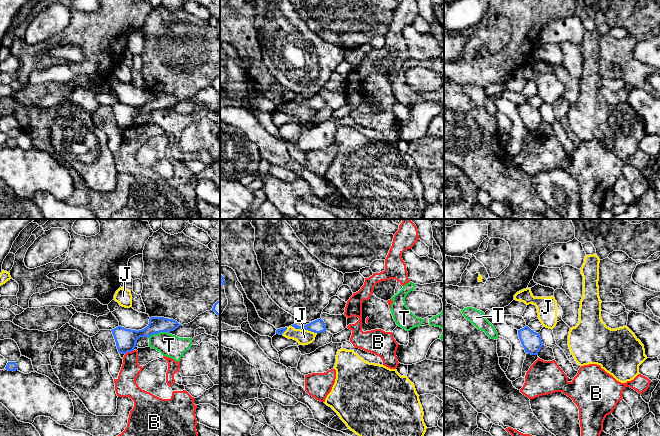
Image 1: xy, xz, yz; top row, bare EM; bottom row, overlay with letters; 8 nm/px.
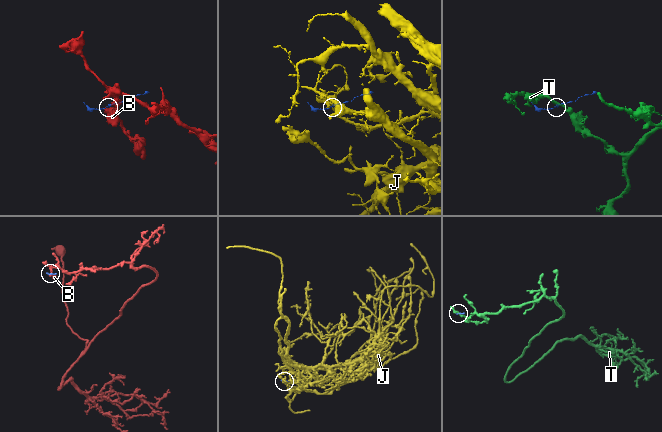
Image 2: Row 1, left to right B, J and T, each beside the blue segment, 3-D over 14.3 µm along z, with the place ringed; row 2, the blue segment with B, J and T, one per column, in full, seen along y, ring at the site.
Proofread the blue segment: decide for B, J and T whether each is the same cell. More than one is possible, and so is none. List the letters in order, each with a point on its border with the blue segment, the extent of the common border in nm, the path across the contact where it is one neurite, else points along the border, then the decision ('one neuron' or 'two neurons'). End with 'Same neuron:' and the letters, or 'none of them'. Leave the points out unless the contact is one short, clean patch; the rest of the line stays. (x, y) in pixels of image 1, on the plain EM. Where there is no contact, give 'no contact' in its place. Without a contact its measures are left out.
B: meets blue in xy at (129, 127); contact 80 nm long; border along xy (133, 125), (125, 130); two neurons
J: meets blue in xz at (304, 105); contact 220 nm long; two neurons
T: meets blue in xy at (157, 109); contact 170 nm long; two neurons
Same neuron: none of them

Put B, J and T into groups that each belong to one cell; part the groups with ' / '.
B / J / T

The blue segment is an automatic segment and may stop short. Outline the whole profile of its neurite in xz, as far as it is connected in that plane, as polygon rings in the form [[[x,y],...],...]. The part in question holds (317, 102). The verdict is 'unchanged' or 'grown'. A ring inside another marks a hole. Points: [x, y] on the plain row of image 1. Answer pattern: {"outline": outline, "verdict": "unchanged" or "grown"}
{"outline": [[[321,94],[303,102],[298,102],[296,100],[291,102],[295,105],[308,106],[317,110],[326,107],[326,101]]], "verdict": "unchanged"}

